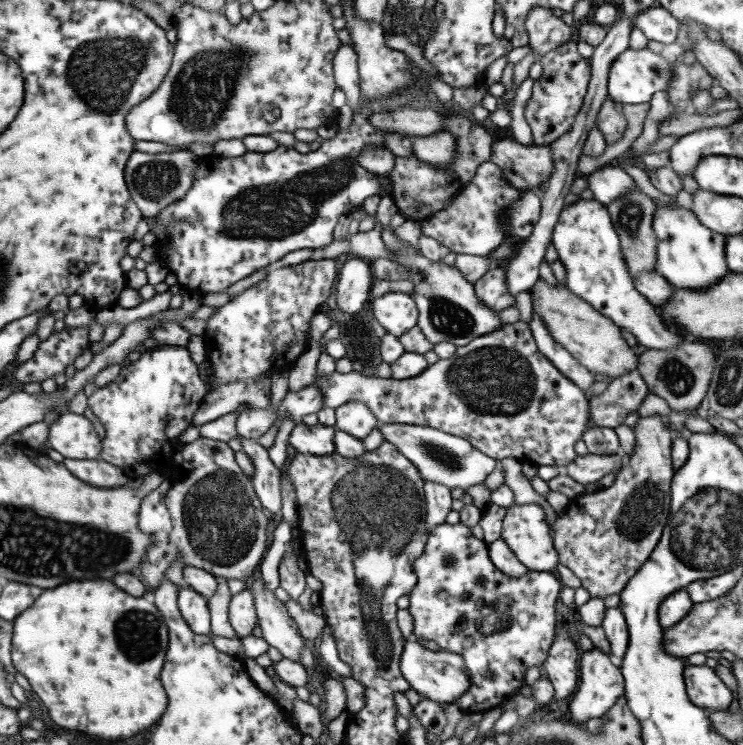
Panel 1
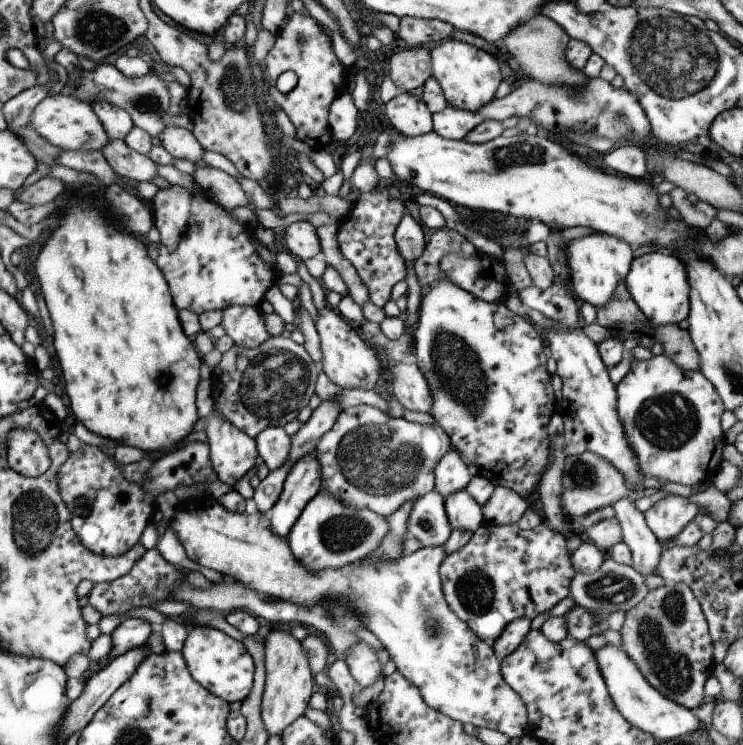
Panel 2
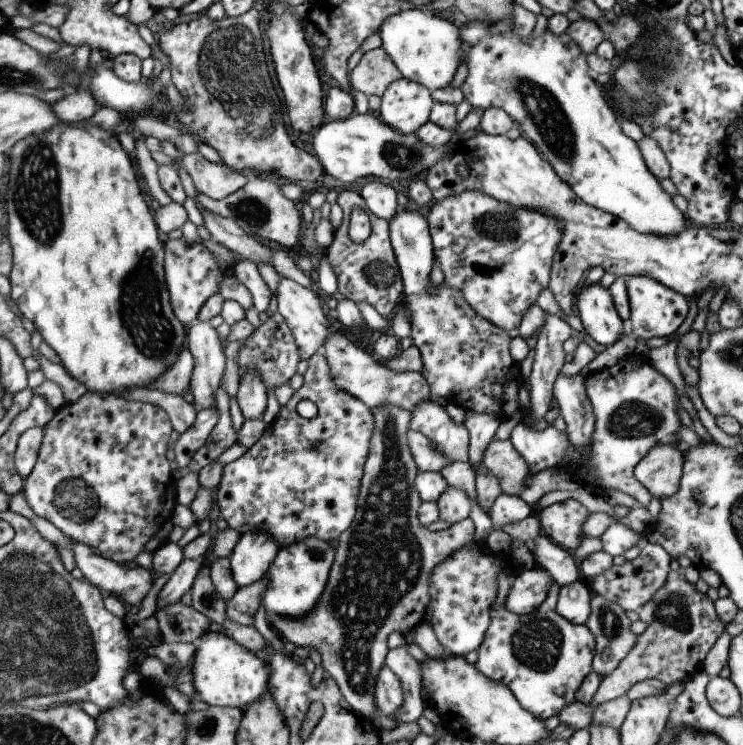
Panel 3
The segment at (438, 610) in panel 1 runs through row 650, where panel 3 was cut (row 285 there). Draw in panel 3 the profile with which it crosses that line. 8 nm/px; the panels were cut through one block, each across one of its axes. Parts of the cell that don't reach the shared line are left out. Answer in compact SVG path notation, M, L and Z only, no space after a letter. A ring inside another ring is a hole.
M463 190L461 194L451 194L439 202L435 202L427 216L425 216L425 222L427 222L427 230L429 230L429 236L431 236L431 242L433 242L433 264L439 264L441 272L443 272L443 286L449 286L451 290L459 290L459 294L463 296L465 304L479 316L483 318L485 322L491 322L491 326L497 326L499 330L503 330L505 334L509 334L509 330L515 330L521 326L521 318L523 314L529 310L529 306L533 306L537 302L537 296L549 286L549 274L551 274L551 262L555 258L555 250L561 242L561 234L563 234L563 228L561 228L561 220L559 218L551 218L547 214L541 214L539 210L529 210L529 208L513 208L511 204L505 204L505 202L499 202L483 192L477 192L477 190Z

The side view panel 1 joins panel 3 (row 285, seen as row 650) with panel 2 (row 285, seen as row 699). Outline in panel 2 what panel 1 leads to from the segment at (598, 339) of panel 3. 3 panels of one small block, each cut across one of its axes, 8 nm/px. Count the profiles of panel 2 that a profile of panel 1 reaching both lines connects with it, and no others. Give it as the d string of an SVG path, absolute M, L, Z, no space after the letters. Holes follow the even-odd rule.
M593 234L593 236L585 236L585 238L577 238L569 244L567 248L567 266L571 270L571 286L575 292L575 298L581 304L591 304L595 310L607 306L611 302L611 296L615 294L619 282L623 282L629 274L633 256L631 256L633 248L625 242L619 240L615 236L601 236L601 234Z

